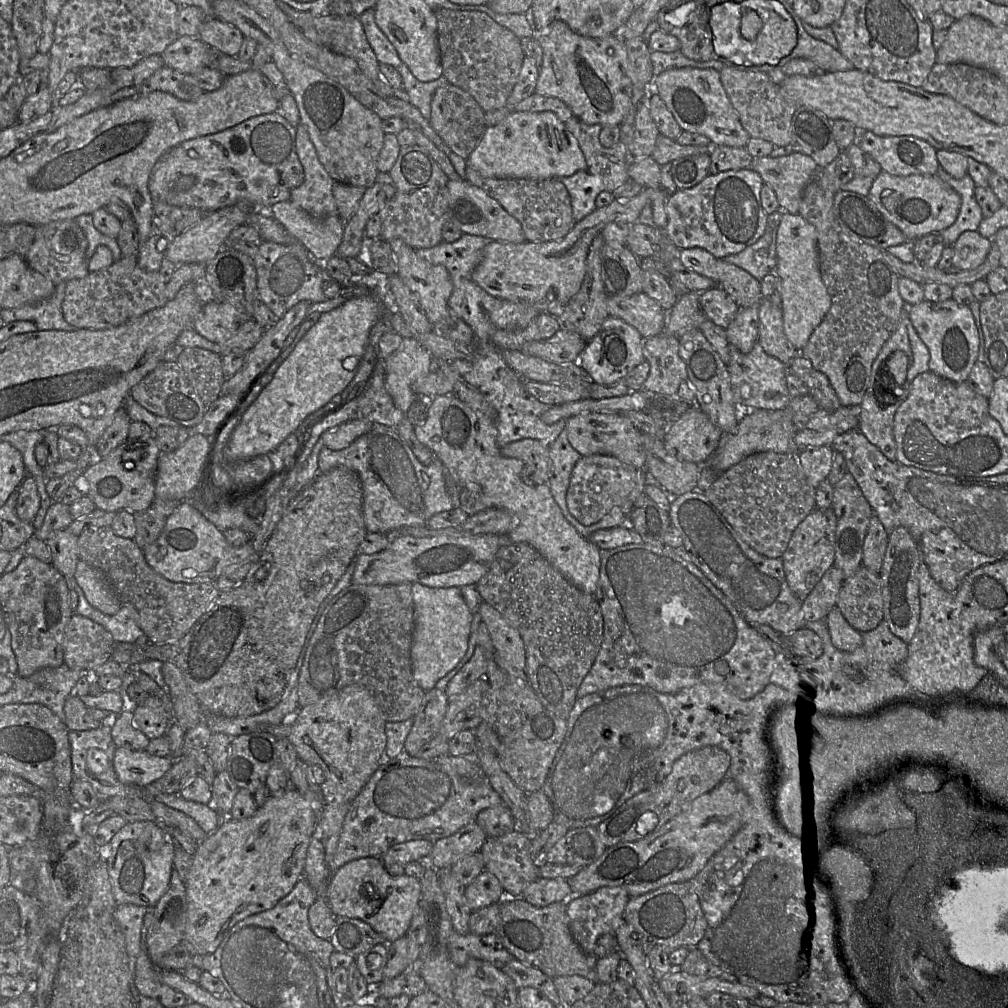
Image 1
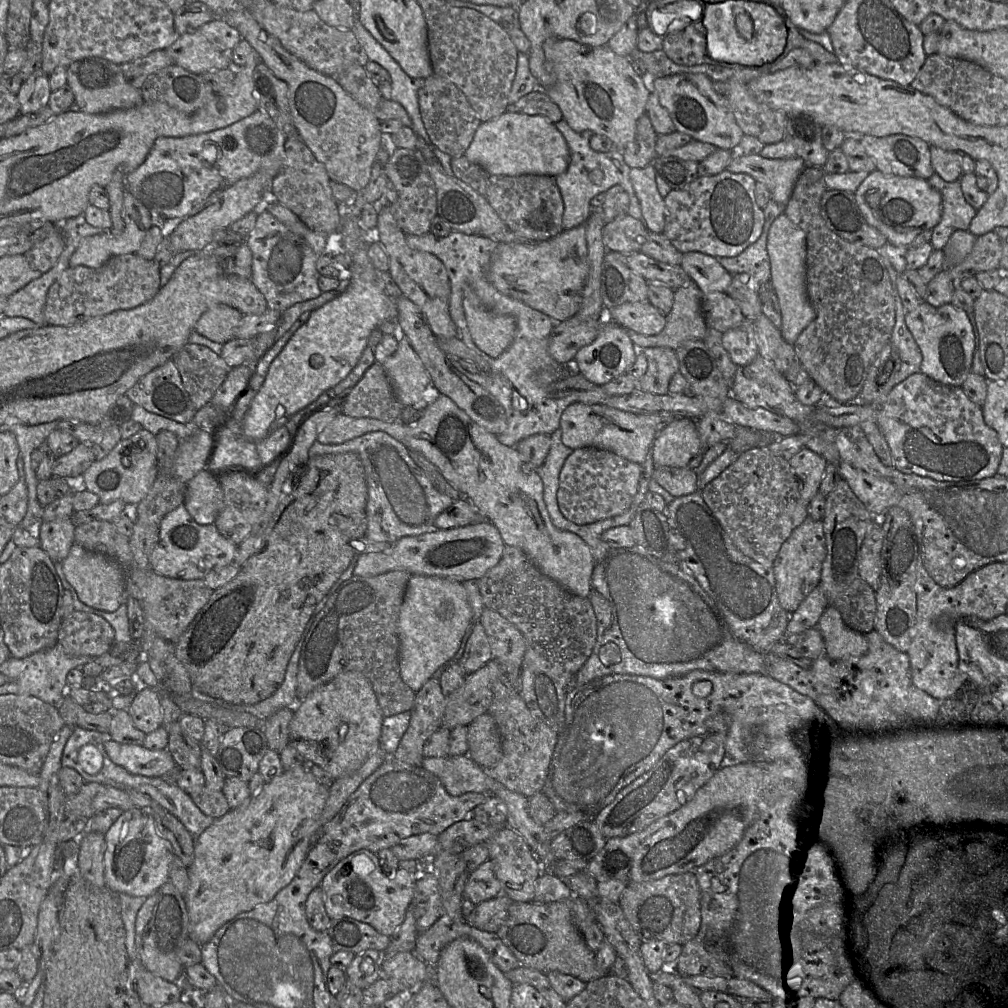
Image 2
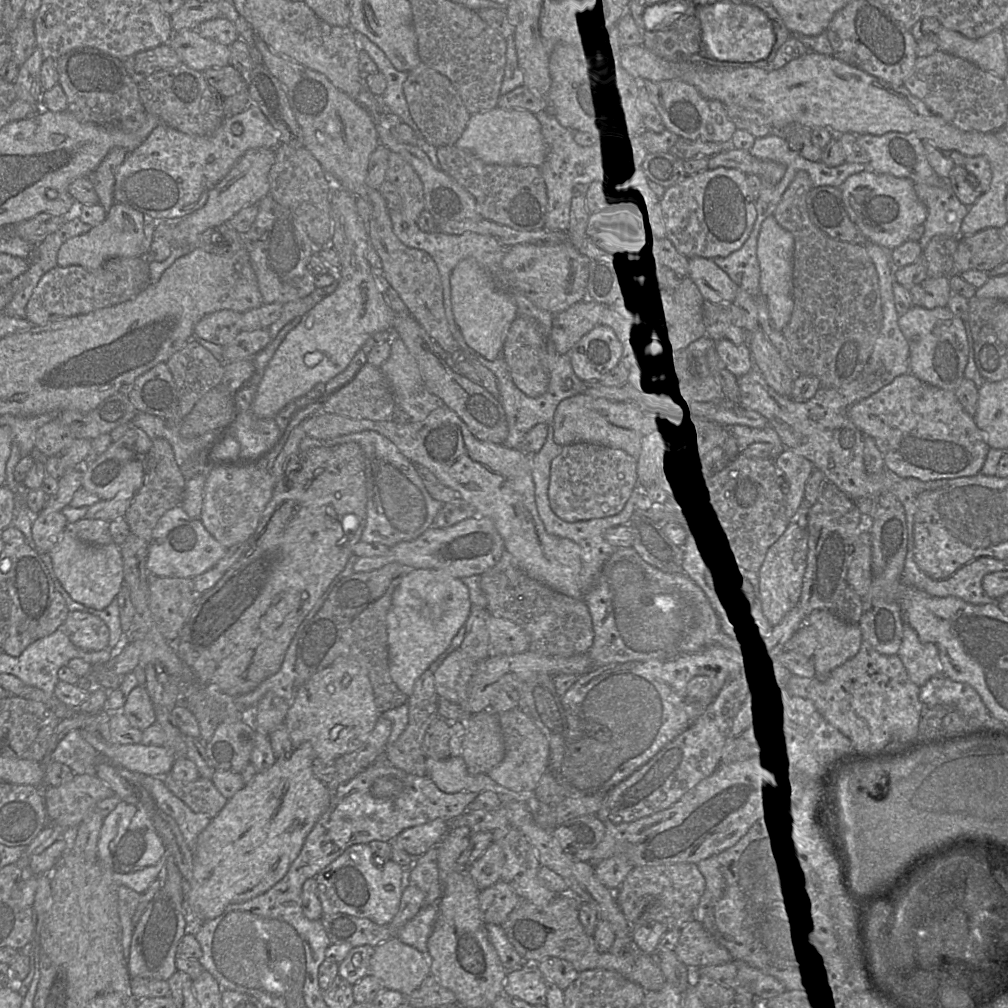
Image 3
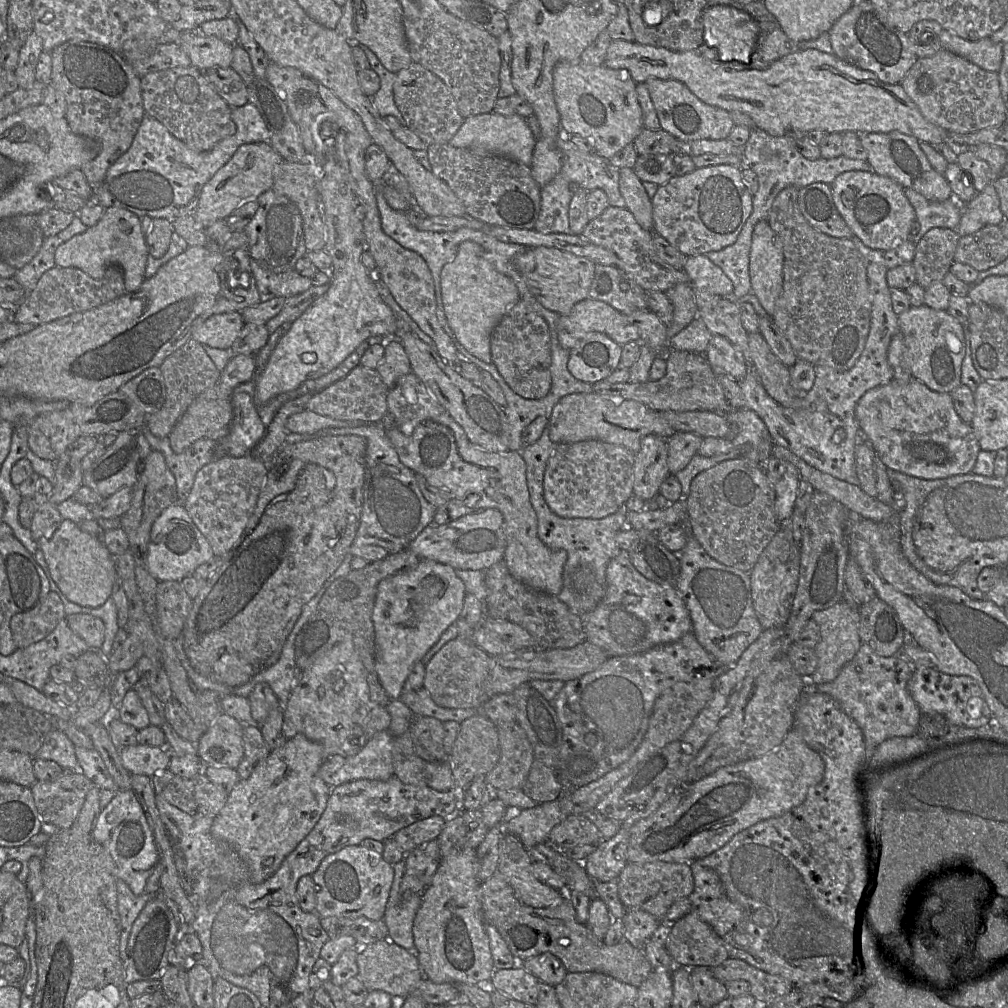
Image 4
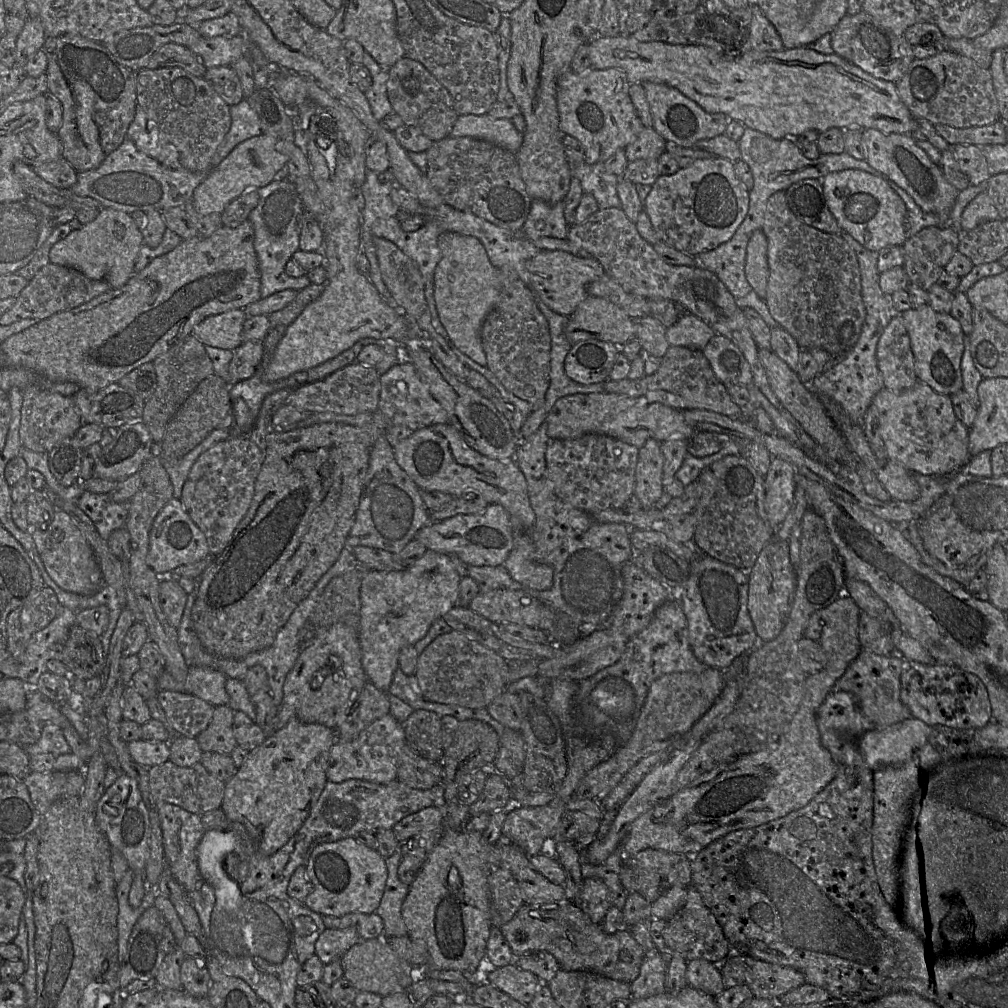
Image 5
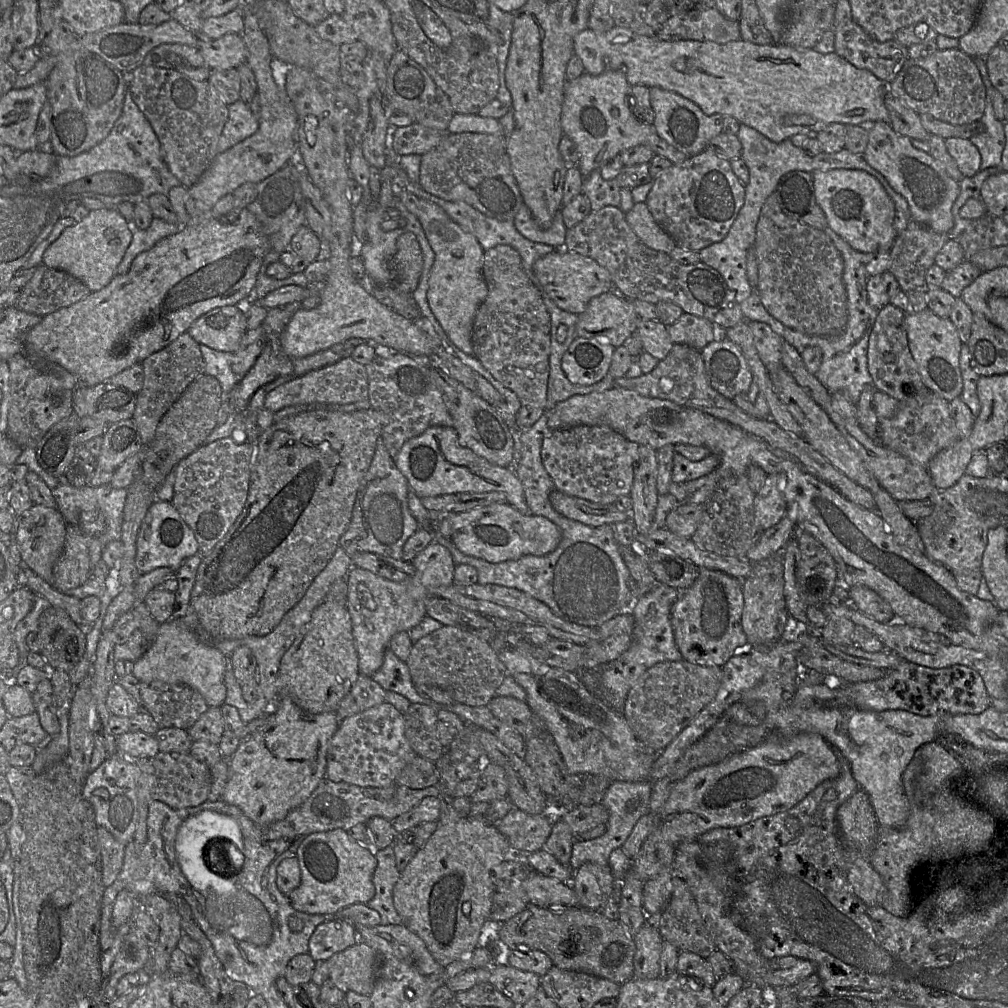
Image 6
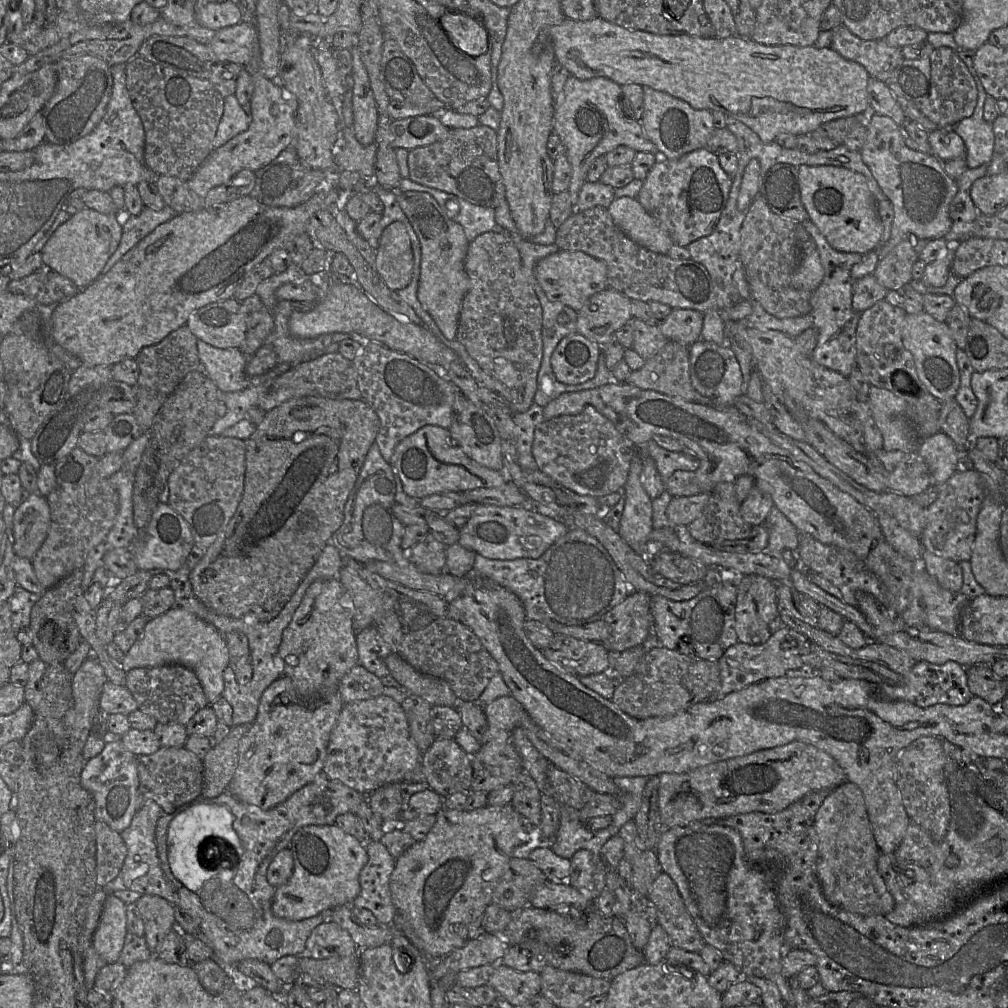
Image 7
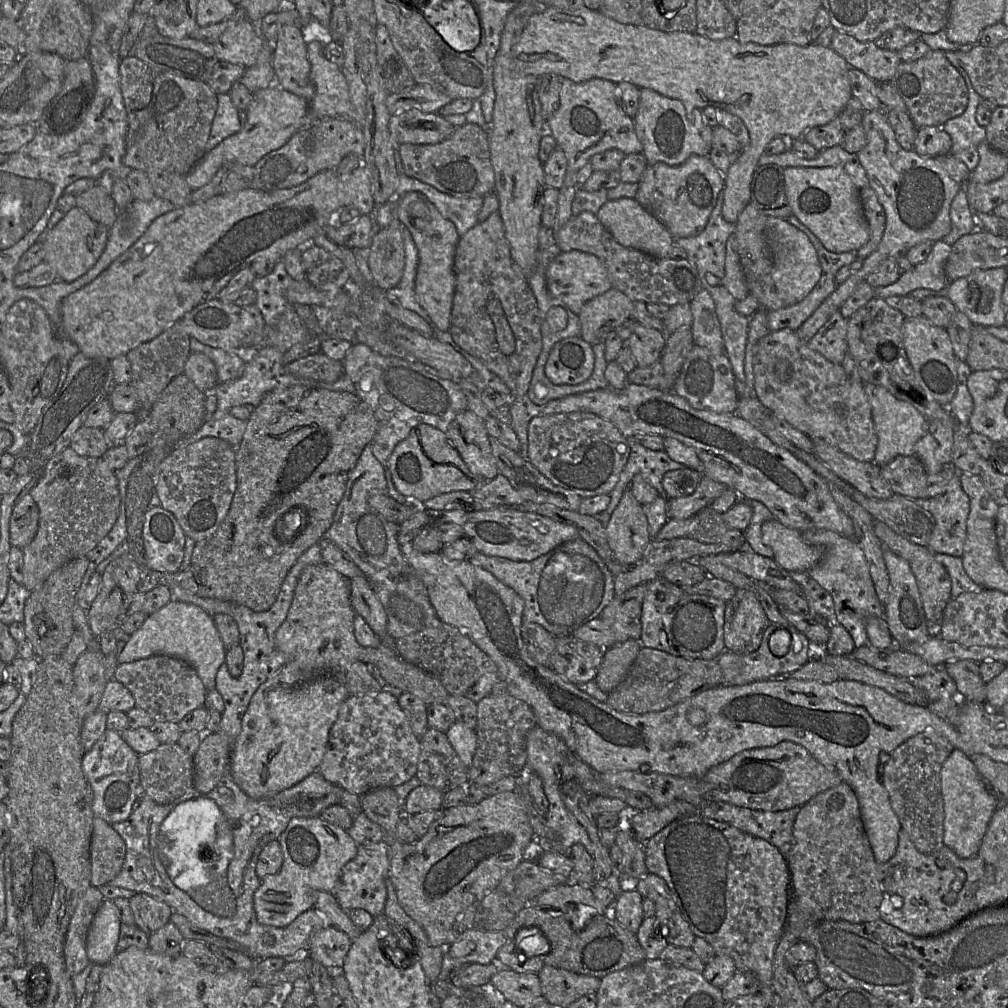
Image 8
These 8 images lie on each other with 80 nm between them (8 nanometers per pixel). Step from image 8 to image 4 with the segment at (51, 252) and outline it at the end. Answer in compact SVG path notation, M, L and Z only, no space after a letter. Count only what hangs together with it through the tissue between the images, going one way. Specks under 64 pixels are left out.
M108 207L95 225L59 245L54 260L56 266L78 268L93 279L102 279L108 266L119 265L123 269L126 291L134 292L144 281L147 256L140 217L123 208Z

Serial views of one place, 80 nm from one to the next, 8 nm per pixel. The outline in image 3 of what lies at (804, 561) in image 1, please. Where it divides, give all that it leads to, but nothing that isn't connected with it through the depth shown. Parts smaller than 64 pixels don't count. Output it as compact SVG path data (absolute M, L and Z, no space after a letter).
M792 521L778 540L770 546L762 565L758 569L760 594L765 614L774 626L779 624L799 604L807 554L808 531Z

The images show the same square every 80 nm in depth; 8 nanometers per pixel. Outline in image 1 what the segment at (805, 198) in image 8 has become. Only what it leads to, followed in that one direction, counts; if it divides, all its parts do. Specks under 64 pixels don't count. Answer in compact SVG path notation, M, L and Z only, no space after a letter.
M882 170L873 179L868 198L908 240L931 233L938 234L950 227L956 221L961 206L958 192L936 174L896 176Z

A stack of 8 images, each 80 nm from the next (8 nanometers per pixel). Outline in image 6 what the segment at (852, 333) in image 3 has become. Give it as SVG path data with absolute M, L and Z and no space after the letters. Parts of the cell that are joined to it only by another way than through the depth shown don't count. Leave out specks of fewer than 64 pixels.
M776 190L766 198L761 208L753 246L758 263L755 291L770 315L789 328L808 335L836 337L845 332L848 308L842 254L823 230L787 216L781 209Z

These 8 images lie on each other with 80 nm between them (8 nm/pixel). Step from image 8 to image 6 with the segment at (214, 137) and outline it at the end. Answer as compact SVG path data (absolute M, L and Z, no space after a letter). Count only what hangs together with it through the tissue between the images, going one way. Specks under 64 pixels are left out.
M238 99L228 105L228 119L219 138L217 154L255 134L258 128L258 117L246 102Z

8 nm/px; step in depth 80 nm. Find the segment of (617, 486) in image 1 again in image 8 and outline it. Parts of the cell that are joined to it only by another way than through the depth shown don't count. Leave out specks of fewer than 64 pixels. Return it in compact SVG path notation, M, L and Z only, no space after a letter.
M589 412L534 417L528 426L526 459L554 485L581 498L609 494L630 455L627 438L611 422Z

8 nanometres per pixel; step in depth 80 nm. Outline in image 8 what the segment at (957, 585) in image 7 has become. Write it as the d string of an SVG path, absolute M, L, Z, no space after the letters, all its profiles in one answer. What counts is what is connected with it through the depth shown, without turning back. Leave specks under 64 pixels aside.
M874 520L873 530L884 548L892 551L894 554L903 558L909 563L911 571L916 578L926 620L931 625L932 630L935 629L937 624L941 620L946 604L951 599L951 579L947 570L942 564L936 561L936 559L934 558L935 553L930 551L925 546L914 544L908 541L907 539L893 531L884 522Z

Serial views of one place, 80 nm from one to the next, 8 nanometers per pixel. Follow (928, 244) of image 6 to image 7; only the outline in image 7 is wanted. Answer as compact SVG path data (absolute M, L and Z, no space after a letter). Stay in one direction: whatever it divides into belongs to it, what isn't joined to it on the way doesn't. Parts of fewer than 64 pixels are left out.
M917 237L906 238L879 261L872 275L888 290L902 291L913 280L913 266L929 241Z

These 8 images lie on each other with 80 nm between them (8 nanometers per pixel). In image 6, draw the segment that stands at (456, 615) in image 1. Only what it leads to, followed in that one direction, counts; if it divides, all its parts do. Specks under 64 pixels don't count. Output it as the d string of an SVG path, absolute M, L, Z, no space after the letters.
M435 540L414 558L412 564L415 574L404 582L388 580L355 565L347 574L347 607L352 618L360 673L372 677L383 664L391 638L398 632L410 631L427 616L427 599L437 597L432 591L454 584L456 564L450 551Z

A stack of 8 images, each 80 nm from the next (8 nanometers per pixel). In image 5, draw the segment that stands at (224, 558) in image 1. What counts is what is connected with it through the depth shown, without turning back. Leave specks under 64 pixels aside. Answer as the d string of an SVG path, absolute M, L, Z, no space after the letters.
M172 498L155 517L149 533L147 565L157 574L169 573L173 569L196 563L210 555L203 532L192 521L181 501Z

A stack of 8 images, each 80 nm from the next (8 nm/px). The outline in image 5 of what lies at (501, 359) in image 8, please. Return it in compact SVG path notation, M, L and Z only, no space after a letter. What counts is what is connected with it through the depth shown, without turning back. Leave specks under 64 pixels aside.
M502 266L499 270L501 291L483 321L481 341L487 358L486 367L509 392L534 406L534 411L521 428L521 436L526 439L539 429L549 414L543 404L550 385L550 330L546 317L536 304L532 290L517 272L508 266Z

